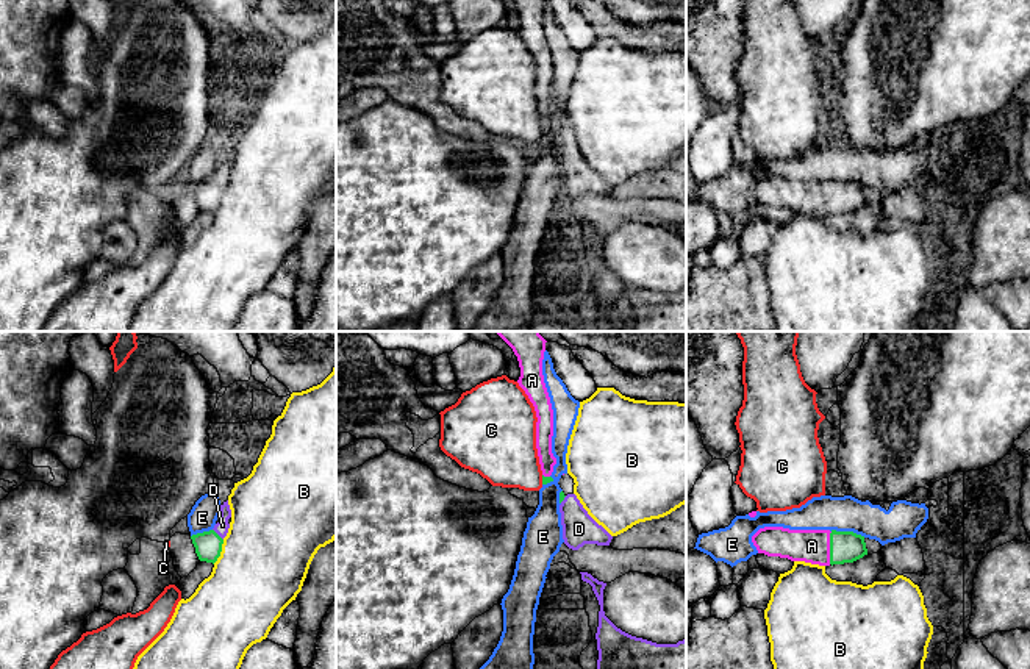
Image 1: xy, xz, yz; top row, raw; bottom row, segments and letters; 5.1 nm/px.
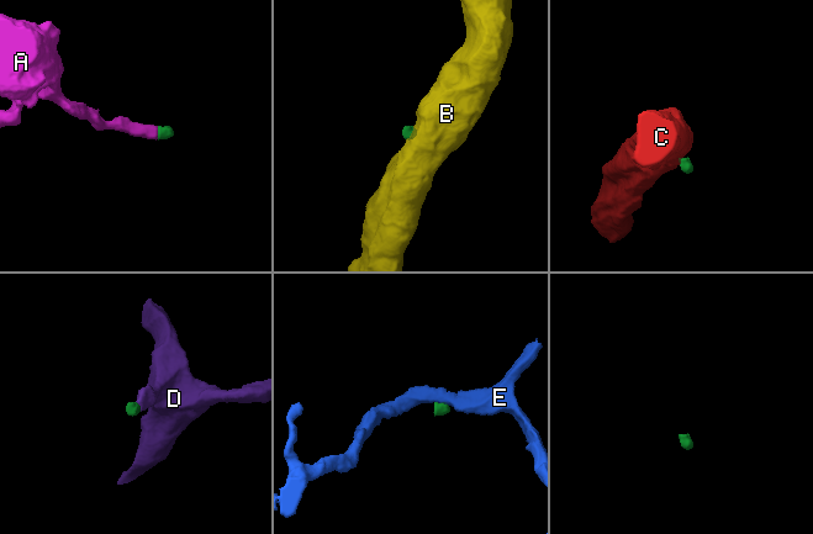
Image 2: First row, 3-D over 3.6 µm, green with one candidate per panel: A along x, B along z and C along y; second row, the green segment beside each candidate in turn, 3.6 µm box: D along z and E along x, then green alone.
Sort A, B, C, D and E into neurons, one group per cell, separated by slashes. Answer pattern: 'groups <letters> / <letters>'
groups A D / B / C / E

